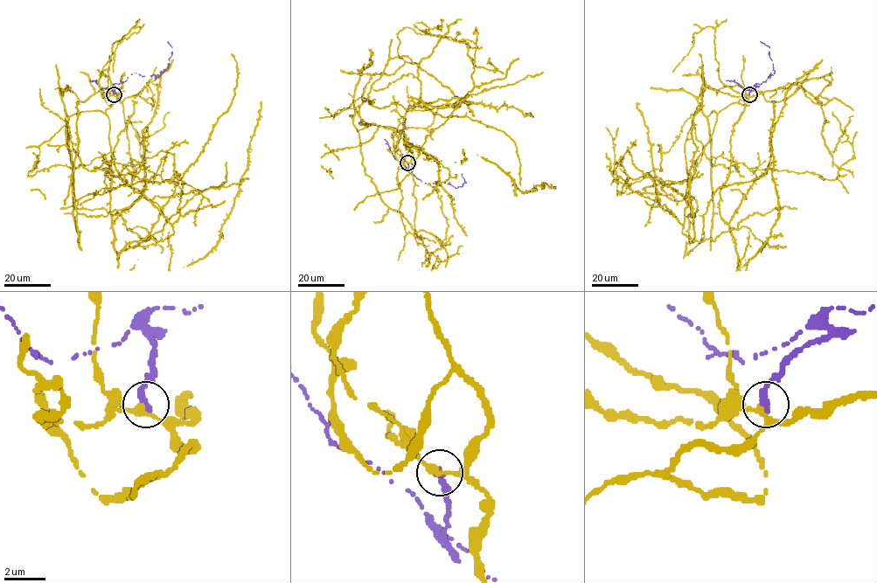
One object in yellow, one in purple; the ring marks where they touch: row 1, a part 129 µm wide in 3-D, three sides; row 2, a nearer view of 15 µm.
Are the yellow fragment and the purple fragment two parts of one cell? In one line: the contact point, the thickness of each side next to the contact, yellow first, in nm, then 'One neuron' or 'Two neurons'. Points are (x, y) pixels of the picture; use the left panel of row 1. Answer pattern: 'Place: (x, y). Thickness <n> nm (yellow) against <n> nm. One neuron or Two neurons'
Place: (114, 94). Thickness 280 nm (yellow) against 400 nm. Two neurons

